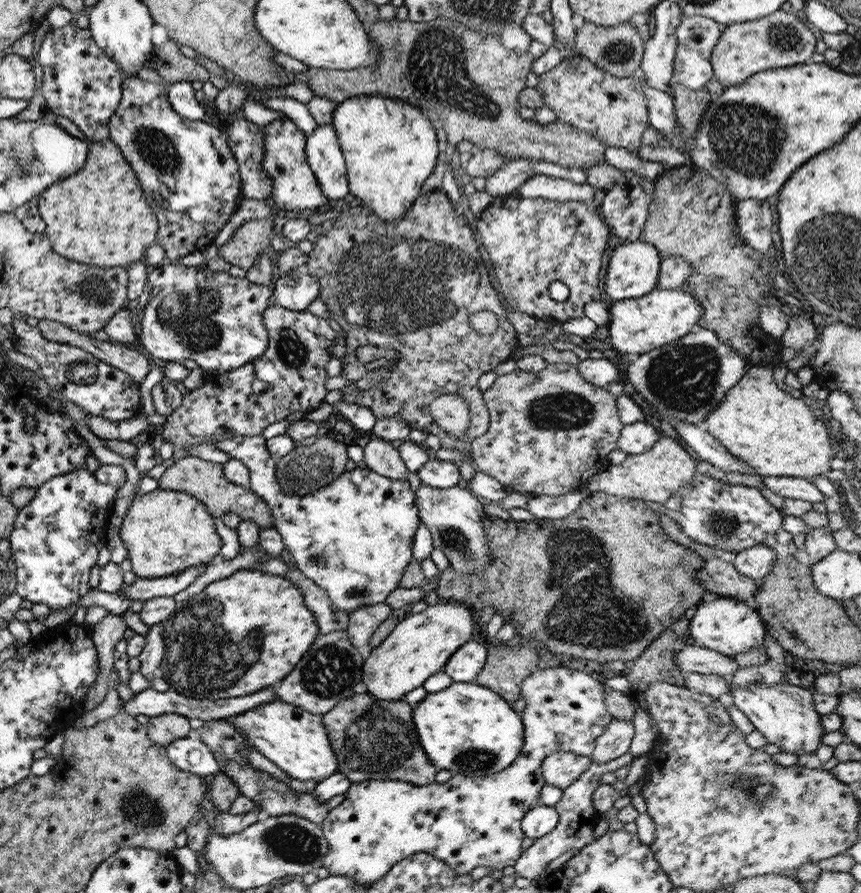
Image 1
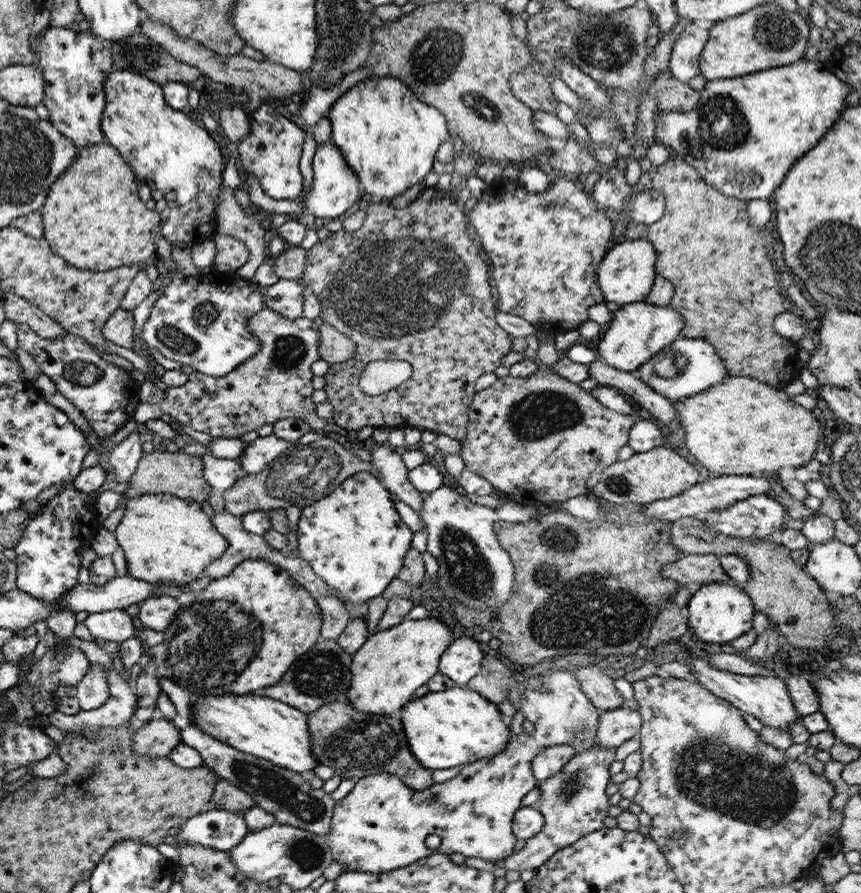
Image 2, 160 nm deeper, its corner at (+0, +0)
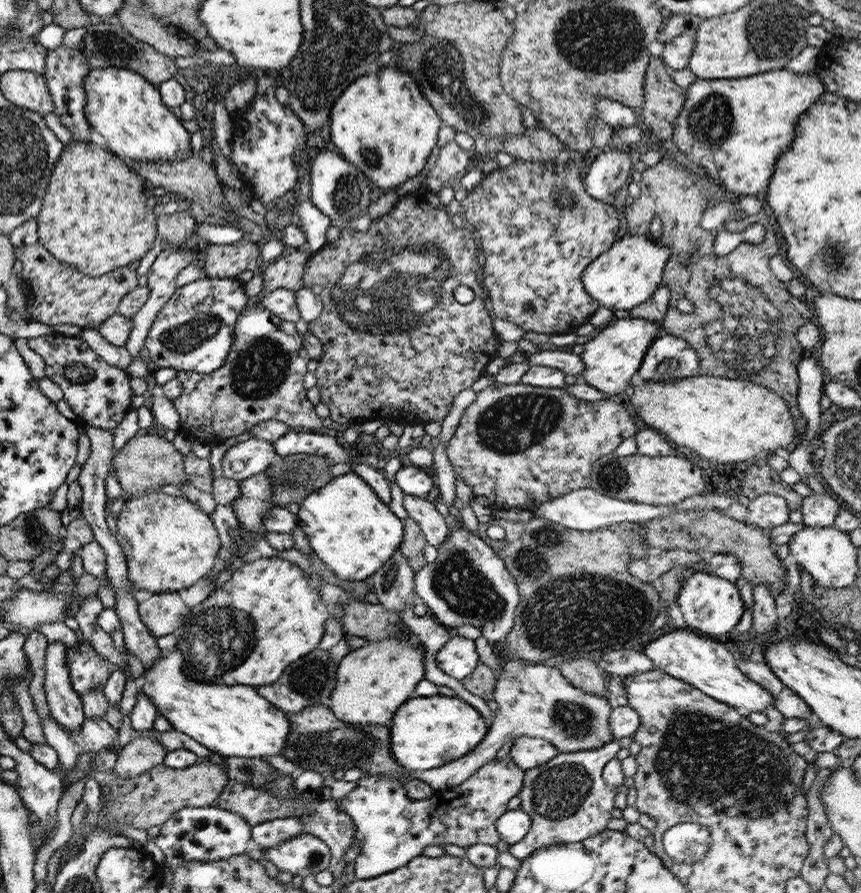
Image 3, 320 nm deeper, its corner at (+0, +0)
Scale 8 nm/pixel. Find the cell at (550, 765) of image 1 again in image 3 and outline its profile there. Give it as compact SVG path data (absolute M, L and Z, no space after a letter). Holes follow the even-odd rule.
M520 736L513 739L508 755L519 768L525 770L545 764L557 753L558 750L546 740Z

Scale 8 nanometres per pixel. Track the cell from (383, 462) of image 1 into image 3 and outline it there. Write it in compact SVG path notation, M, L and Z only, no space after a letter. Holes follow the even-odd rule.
M404 494L403 508L407 512L407 517L417 524L426 544L437 547L445 542L449 528L445 518L435 510L432 503L411 494Z

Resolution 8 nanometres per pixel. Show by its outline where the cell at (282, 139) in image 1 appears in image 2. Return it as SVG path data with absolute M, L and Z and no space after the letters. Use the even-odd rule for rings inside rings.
M265 102L250 113L248 125L250 129L247 136L237 145L242 167L257 178L263 192L269 198L295 201L302 191L298 161L303 147L304 131Z

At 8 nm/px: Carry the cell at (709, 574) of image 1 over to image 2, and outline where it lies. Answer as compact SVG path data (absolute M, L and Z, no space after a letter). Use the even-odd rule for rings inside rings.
M715 555L681 556L677 562L665 564L661 568L661 577L669 577L683 584L673 599L675 605L682 610L685 610L689 598L699 589L700 584L730 582Z

